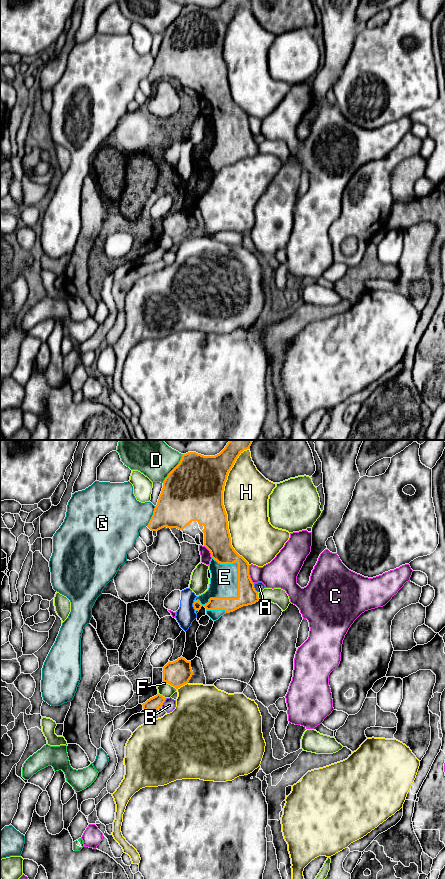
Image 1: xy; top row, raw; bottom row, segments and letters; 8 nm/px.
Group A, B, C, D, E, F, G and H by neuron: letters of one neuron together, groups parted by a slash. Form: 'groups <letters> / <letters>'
groups A / B / C / D / E / F / G / H

